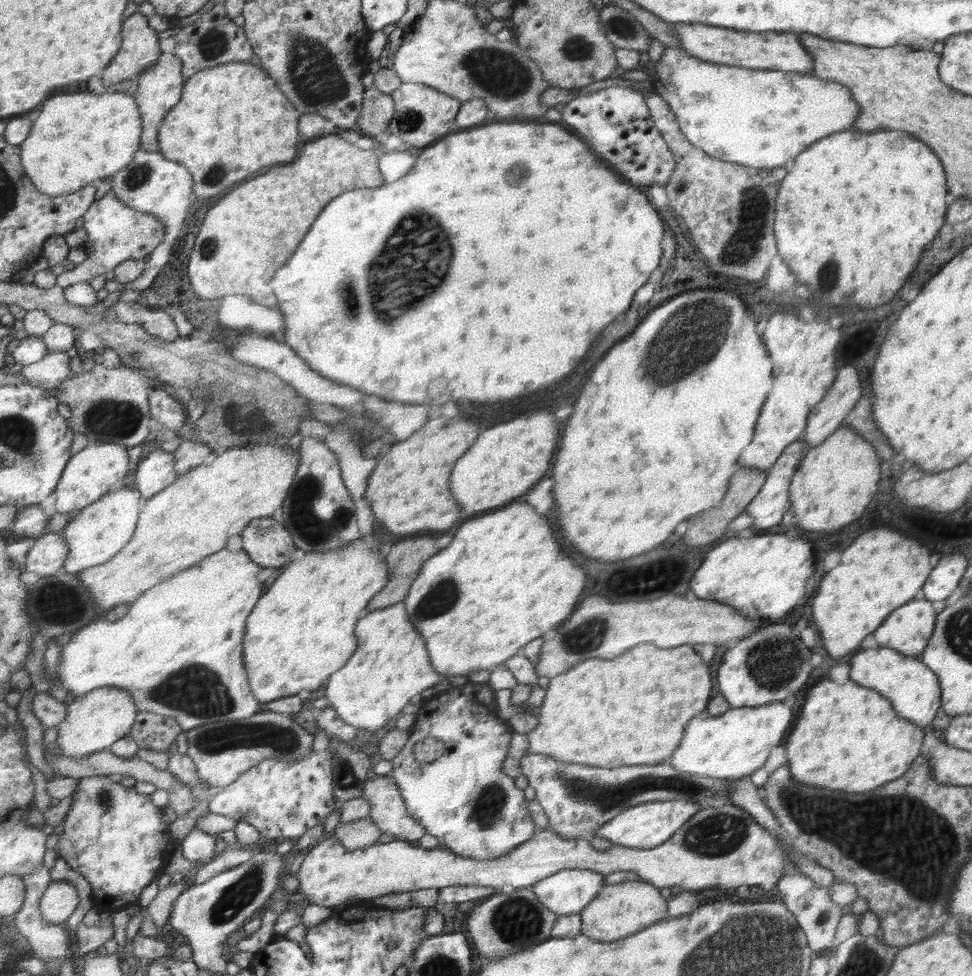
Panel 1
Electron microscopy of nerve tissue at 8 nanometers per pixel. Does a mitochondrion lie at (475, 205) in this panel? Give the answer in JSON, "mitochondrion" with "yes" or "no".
{"mitochondrion":"no"}

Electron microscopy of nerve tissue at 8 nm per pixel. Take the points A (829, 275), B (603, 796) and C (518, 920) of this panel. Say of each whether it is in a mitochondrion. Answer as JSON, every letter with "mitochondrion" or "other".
{"A":"mitochondrion","B":"mitochondrion","C":"mitochondrion"}

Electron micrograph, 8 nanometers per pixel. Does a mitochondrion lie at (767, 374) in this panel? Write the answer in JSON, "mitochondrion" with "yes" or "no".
{"mitochondrion":"no"}

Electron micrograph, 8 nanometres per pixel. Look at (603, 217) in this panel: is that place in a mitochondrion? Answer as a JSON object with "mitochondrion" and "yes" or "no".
{"mitochondrion":"no"}

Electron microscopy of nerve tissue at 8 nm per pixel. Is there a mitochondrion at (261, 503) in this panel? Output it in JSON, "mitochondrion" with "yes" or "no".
{"mitochondrion":"no"}

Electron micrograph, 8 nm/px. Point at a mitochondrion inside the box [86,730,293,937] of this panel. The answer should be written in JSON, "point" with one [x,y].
{"point":[238,895]}

